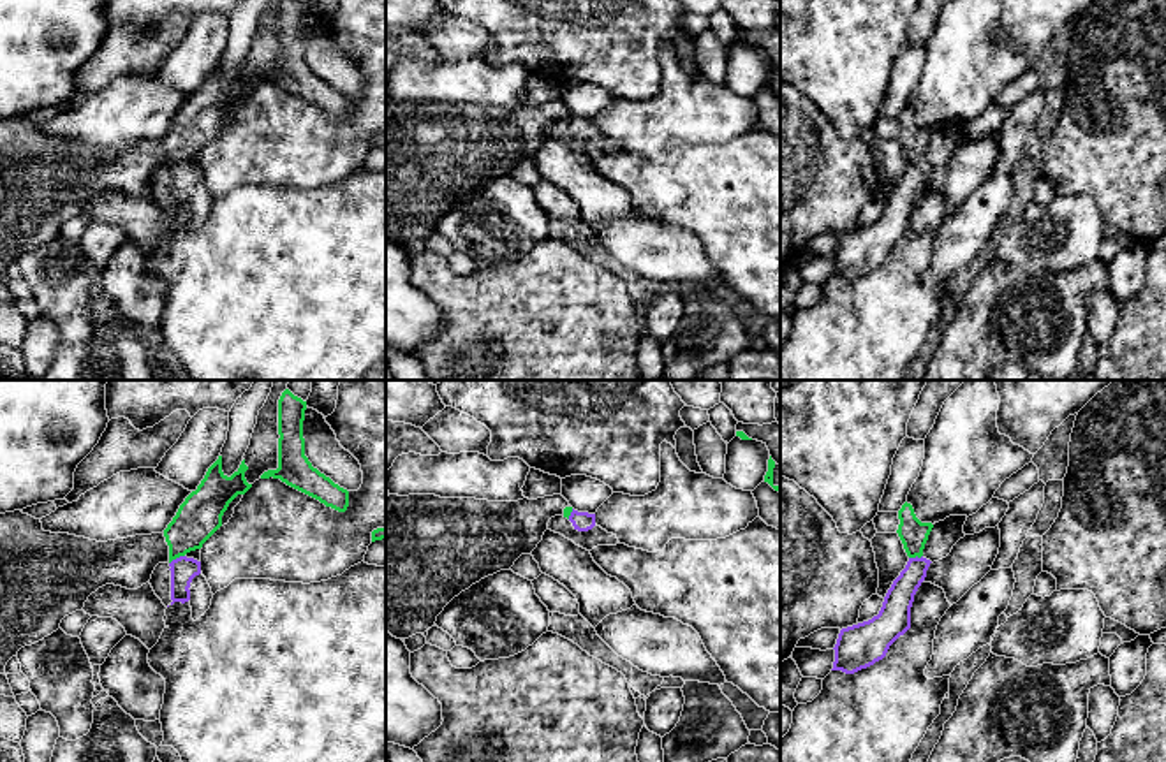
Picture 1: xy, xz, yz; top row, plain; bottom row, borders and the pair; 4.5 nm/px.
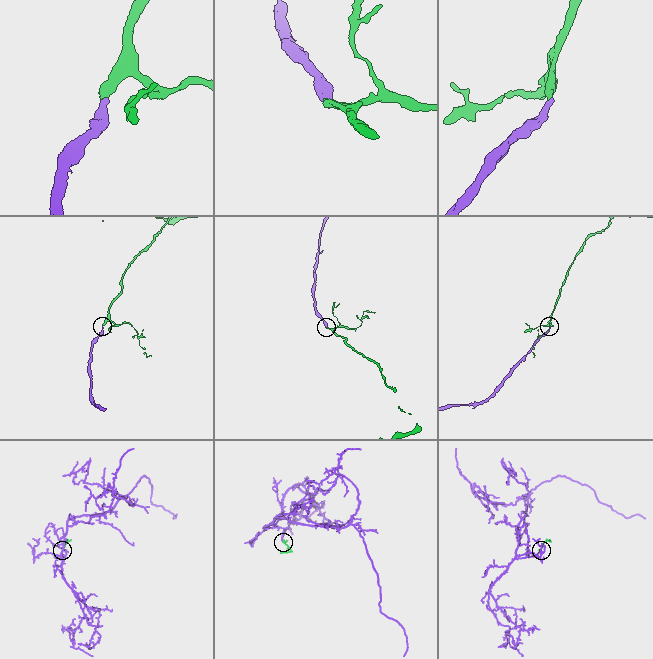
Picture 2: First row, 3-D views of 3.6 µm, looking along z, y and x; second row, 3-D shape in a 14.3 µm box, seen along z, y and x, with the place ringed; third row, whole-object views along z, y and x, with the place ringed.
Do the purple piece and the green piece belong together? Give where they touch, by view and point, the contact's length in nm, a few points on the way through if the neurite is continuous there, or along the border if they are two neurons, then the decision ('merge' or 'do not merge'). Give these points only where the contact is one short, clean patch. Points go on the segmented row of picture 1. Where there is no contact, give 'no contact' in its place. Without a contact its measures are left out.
xy (177, 558) | 80 nm | across xy (184, 569), (177, 558), (182, 537), (199, 516) | merge

